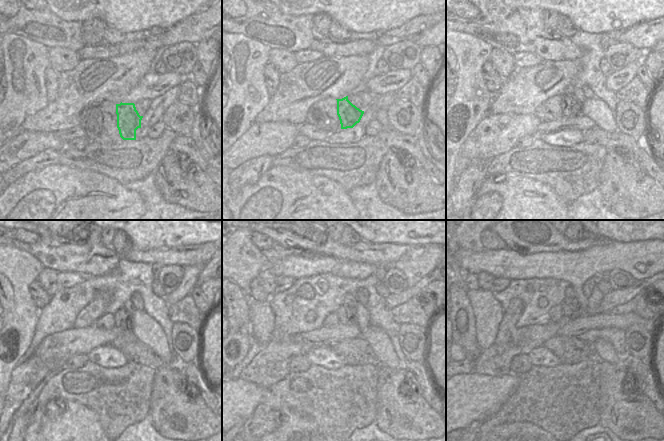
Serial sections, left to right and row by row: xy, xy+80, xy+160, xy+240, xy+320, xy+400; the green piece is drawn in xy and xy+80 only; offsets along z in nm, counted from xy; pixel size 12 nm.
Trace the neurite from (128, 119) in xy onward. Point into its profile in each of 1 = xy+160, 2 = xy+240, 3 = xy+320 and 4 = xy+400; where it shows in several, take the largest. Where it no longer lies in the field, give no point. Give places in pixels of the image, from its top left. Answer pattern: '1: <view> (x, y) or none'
1: xy+160 (570, 107)
2: xy+240 (123, 319)
3: xy+320 (347, 315)
4: xy+400 (572, 309)

